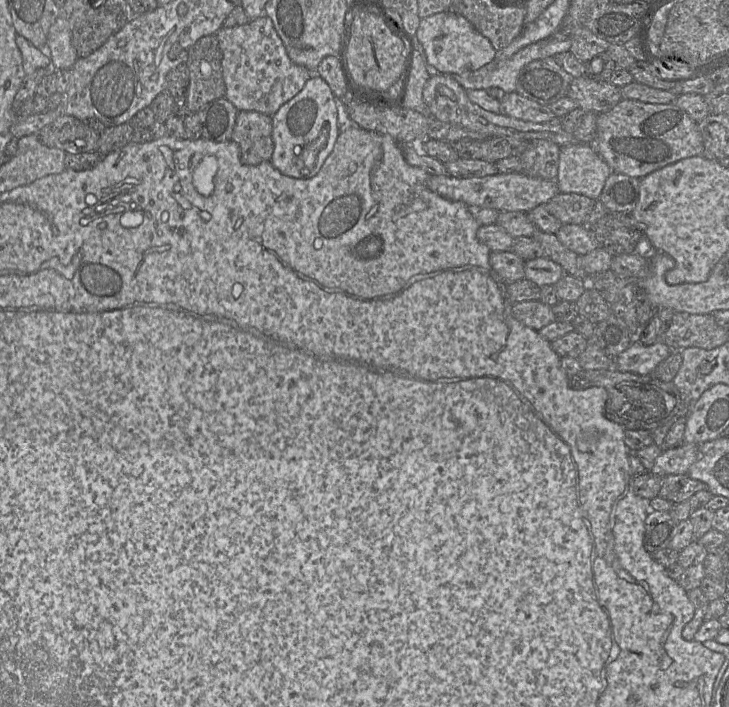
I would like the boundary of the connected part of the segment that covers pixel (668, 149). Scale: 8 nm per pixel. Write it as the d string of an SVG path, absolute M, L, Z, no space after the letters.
M622 99L611 110L598 114L594 147L612 172L643 178L684 158L703 154L703 138L694 121L674 102L652 104Z

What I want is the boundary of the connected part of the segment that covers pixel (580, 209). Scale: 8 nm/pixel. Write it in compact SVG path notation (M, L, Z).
M559 193L545 204L547 211L562 224L585 224L595 200L576 193Z

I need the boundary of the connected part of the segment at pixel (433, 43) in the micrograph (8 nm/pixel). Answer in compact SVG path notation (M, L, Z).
M438 12L420 19L415 36L423 48L425 61L431 71L446 75L475 71L490 63L497 54L488 38L465 17L453 12Z

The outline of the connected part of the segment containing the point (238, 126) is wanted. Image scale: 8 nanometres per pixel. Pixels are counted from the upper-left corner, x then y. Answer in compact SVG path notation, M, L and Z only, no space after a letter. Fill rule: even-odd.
M239 111L231 140L240 148L244 165L255 166L272 158L272 116L256 111Z

